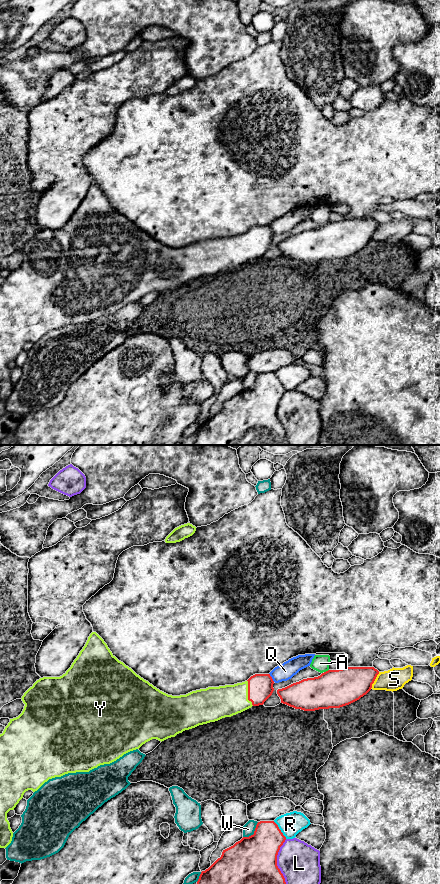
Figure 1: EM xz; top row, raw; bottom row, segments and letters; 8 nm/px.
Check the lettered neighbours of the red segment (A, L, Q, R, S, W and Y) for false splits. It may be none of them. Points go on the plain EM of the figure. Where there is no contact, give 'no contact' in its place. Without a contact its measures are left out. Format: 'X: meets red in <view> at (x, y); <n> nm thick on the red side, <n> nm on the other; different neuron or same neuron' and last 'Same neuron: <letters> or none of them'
A: meets red in xz at (326, 223); 300 nm thick on the red side, 140 nm on the other; different neuron
L: meets red in xz at (277, 418); 500 nm thick on the red side, 320 nm on the other; different neuron
Q: meets red in xz at (271, 229); 200 nm thick on the red side, 140 nm on the other; different neuron
R: meets red in xz at (280, 382); 300 nm thick on the red side, 190 nm on the other; different neuron
S: meets red in xz at (374, 232); 300 nm thick on the red side, 180 nm on the other; different neuron
W: meets red in xz at (254, 385); 420 nm thick on the red side, 100 nm on the other; different neuron
Y: meets red in xz at (248, 245); 200 nm thick on the red side, 260 nm on the other; same neuron
Same neuron: Y

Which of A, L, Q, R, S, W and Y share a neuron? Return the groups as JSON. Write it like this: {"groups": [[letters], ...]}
{"groups": [["A"], ["L"], ["Q"], ["R"], ["S"], ["W"], ["Y"]]}

